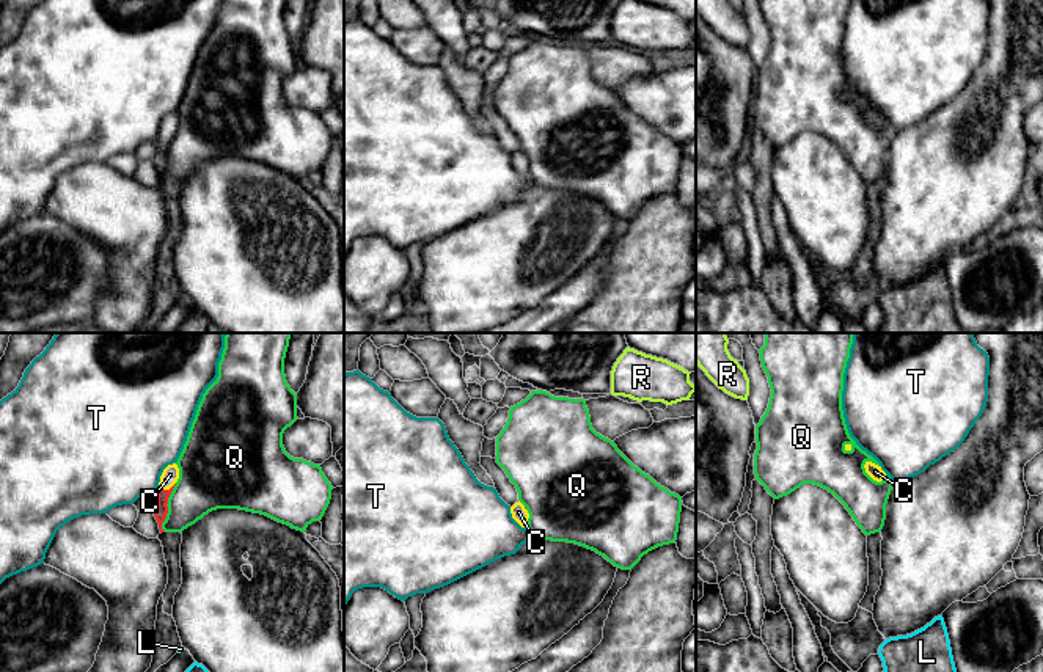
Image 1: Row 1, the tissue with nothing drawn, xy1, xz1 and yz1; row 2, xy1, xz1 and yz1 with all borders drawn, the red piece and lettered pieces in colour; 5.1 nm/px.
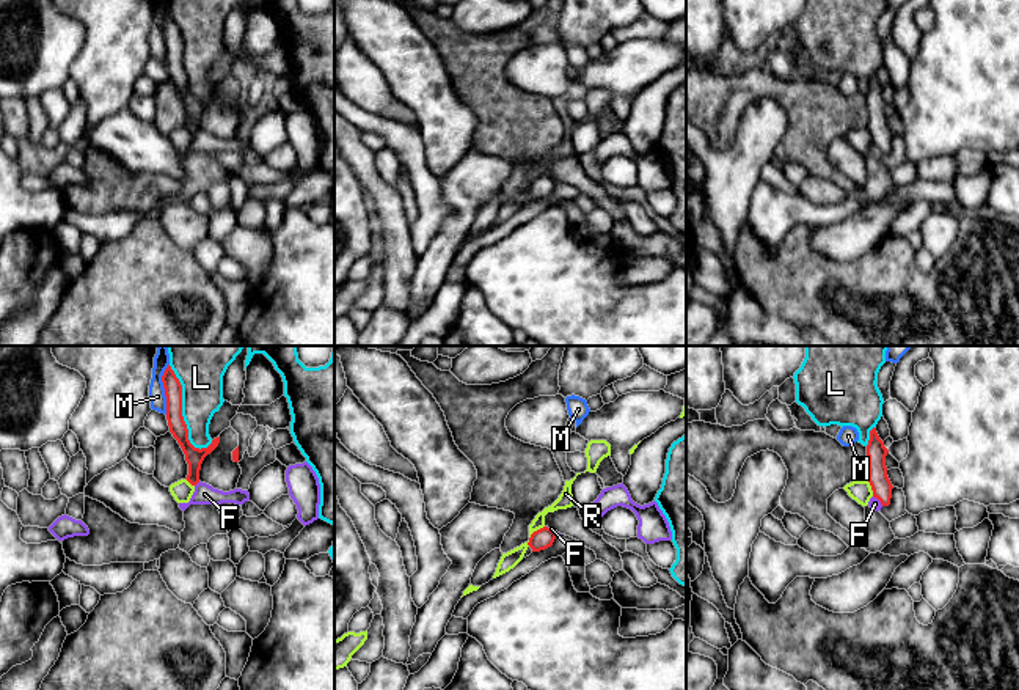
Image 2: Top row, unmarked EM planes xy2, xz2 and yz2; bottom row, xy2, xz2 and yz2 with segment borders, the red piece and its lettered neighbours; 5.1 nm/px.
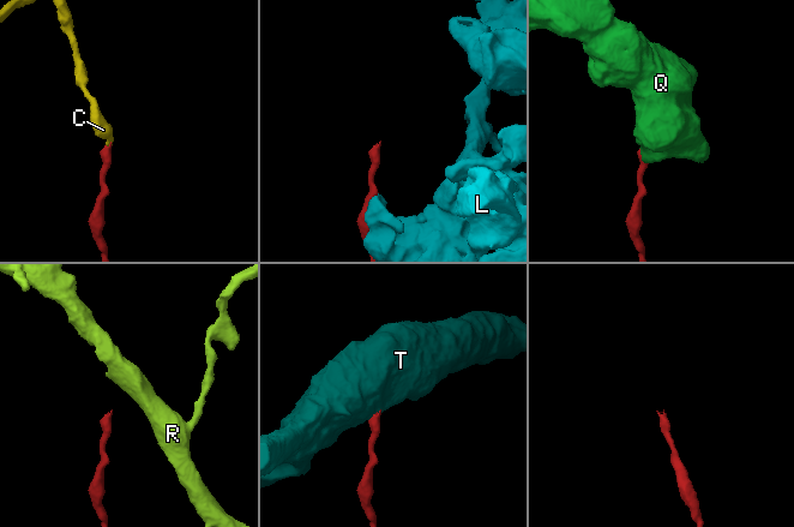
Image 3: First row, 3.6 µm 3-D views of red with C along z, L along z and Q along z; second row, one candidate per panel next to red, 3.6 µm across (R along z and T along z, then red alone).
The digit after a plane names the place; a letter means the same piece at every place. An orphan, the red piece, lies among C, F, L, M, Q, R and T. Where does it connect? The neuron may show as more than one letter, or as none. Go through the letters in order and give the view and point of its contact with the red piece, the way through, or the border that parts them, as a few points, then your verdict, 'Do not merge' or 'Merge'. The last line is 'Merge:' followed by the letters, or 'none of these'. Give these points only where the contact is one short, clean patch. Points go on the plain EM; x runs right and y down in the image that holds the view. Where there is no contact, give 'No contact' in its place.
C: Touches red at xy1 (167, 138). Do not merge
F: Touches red at xy2 (197, 131). Boundary: xy2 (200, 129), (195, 134). Do not merge
L: Touches red at xy2 (181, 60). Do not merge
M: Touches red at xy2 (164, 35). Boundary: xy2 (168, 11), (162, 24), (165, 62). Do not merge
Q: Touches red at xy1 (167, 156). Boundary: xy1 (176, 132), (168, 146), (167, 165), (162, 171), (164, 179). Do not merge
R: Touches red at xz2 (537, 178). Boundary: xz2 (544, 173), (529, 186). Do not merge
T: Touches red at xy1 (156, 137). Boundary: xy1 (157, 134), (153, 138). Do not merge
Merge: none of these

